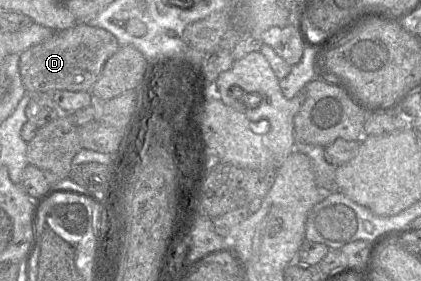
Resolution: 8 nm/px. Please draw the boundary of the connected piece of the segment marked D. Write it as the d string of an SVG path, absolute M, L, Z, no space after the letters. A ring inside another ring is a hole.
M77 23L70 29L55 31L47 40L19 54L19 70L25 92L90 92L105 63L119 48L118 40L113 34L88 24Z

